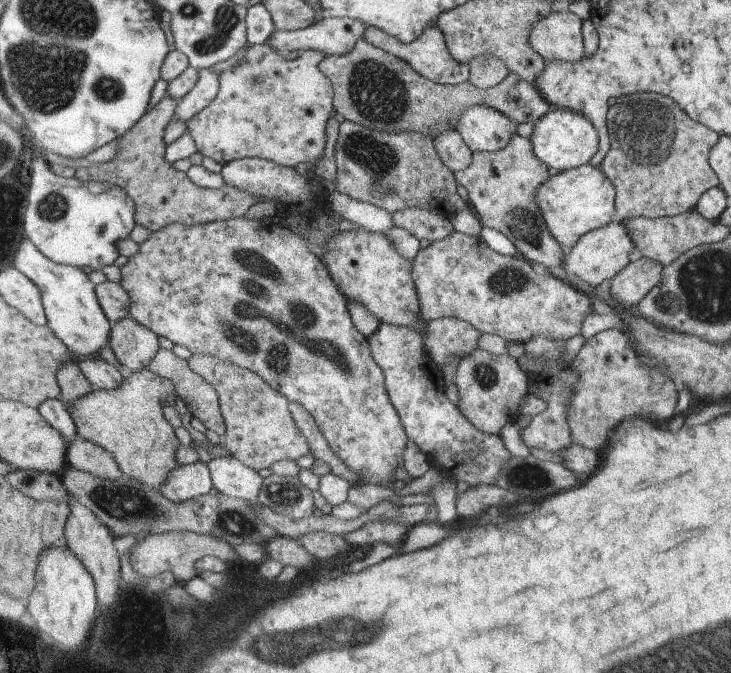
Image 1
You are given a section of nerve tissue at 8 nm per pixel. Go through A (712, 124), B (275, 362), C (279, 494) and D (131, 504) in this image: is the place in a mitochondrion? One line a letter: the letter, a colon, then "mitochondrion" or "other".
A: other
B: mitochondrion
C: mitochondrion
D: mitochondrion

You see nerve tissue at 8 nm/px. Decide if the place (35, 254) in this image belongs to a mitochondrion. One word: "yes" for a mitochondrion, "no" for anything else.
no

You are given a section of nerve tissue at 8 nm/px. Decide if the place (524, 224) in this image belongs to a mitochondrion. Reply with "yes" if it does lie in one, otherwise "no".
yes

